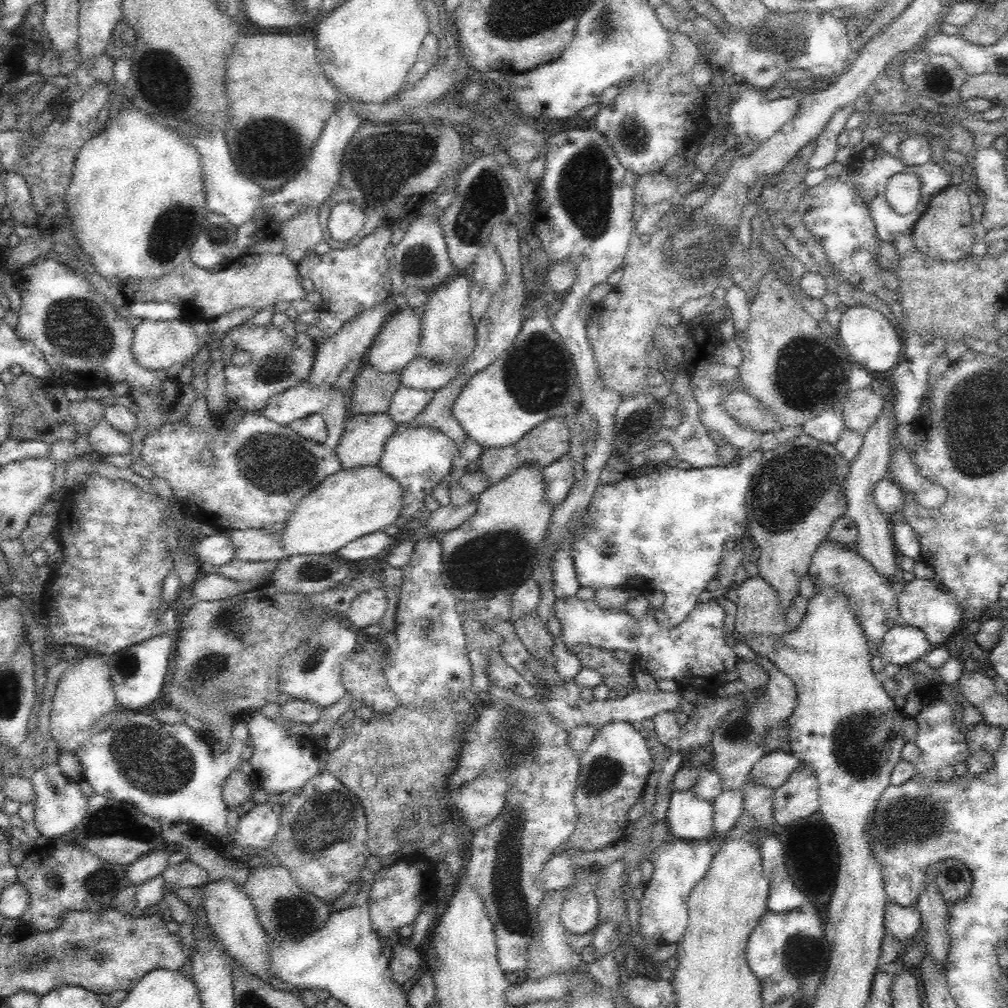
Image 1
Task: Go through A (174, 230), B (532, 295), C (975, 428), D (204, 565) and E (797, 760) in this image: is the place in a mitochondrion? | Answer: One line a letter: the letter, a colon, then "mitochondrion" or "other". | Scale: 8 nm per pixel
A: mitochondrion
B: other
C: mitochondrion
D: other
E: other

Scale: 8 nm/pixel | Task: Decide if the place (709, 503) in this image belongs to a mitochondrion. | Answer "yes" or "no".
no

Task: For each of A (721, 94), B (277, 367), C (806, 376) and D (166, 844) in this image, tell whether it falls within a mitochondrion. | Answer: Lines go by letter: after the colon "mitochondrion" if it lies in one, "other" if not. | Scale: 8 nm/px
A: other
B: mitochondrion
C: mitochondrion
D: other

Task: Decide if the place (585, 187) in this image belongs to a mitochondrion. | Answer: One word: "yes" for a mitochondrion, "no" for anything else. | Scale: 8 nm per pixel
yes

